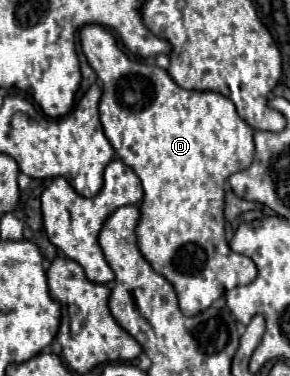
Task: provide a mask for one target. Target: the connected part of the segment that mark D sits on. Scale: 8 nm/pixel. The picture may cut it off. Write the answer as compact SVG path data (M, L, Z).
M84 25L80 29L80 45L90 67L102 81L100 121L104 133L120 159L132 167L142 181L144 197L136 227L138 249L152 269L174 285L180 311L184 315L198 315L208 309L212 301L222 297L224 291L248 285L256 277L254 261L246 255L234 253L228 247L226 237L222 243L224 183L232 173L242 171L252 163L254 131L238 117L236 107L228 97L214 91L186 91L172 81L168 71L128 59L128 55L118 47L114 35L100 25Z

